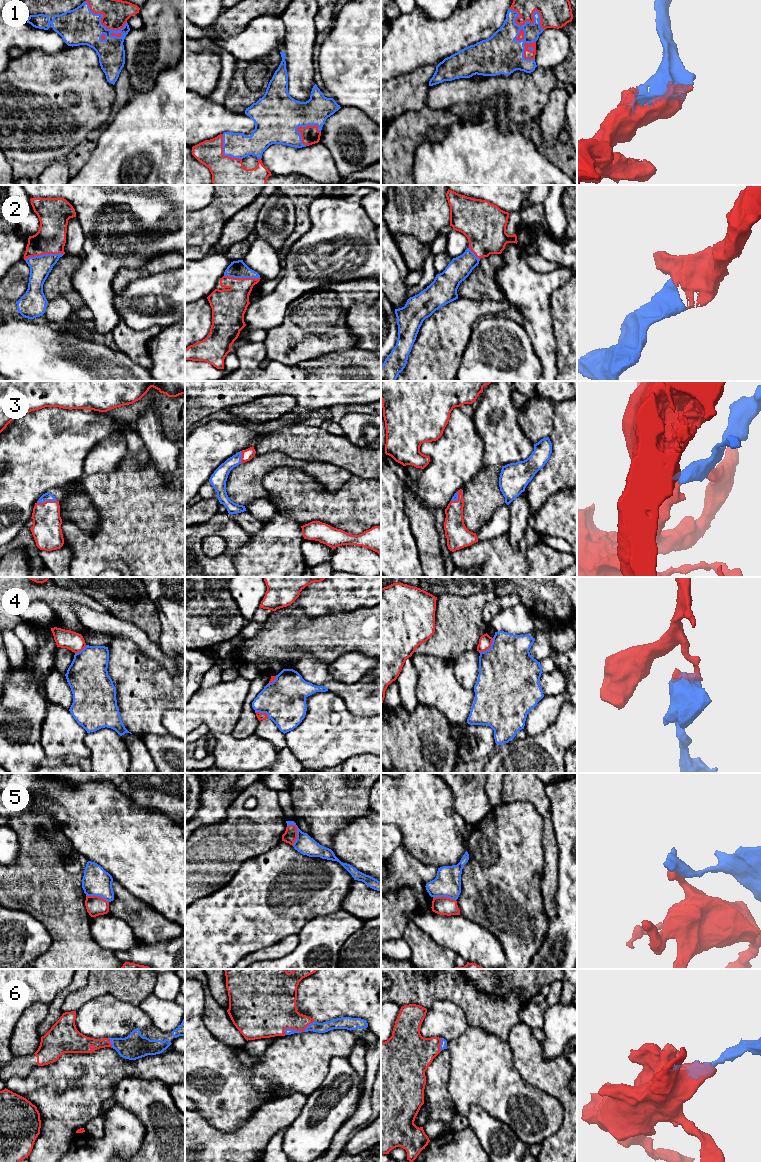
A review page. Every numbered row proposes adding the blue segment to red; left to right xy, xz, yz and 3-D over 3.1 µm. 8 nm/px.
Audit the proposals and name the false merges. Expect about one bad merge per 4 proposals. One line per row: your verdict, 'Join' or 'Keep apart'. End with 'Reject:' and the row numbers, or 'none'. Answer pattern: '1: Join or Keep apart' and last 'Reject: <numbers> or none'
1: Join
2: Join
3: Join
4: Keep apart
5: Keep apart
6: Join
Reject: 4, 5

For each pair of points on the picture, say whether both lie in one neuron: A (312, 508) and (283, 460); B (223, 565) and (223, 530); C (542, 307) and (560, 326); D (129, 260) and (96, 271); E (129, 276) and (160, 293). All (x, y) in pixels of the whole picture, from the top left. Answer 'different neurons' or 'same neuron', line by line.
A: different neurons
B: same neuron
C: different neurons
D: same neuron
E: different neurons

